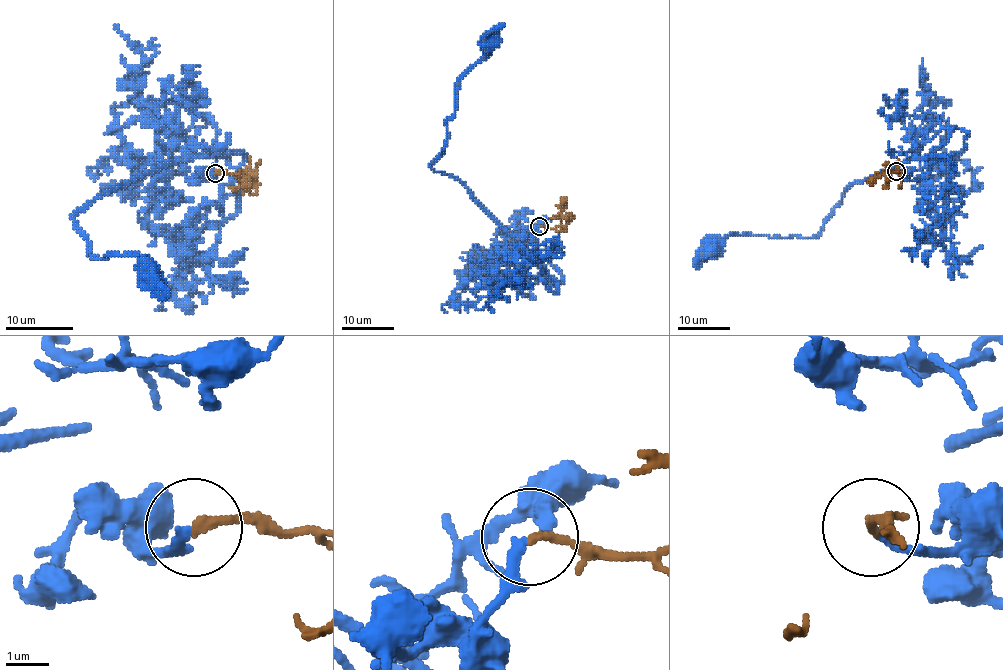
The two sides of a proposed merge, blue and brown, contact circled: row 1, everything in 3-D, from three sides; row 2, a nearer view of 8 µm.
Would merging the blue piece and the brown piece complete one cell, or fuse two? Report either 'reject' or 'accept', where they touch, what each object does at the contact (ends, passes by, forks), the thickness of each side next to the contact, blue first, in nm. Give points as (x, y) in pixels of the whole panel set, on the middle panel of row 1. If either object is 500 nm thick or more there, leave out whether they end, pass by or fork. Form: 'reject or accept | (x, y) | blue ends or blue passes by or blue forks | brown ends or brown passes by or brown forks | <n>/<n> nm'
accept | (539, 226) | blue ends | brown ends | 200/200 nm

